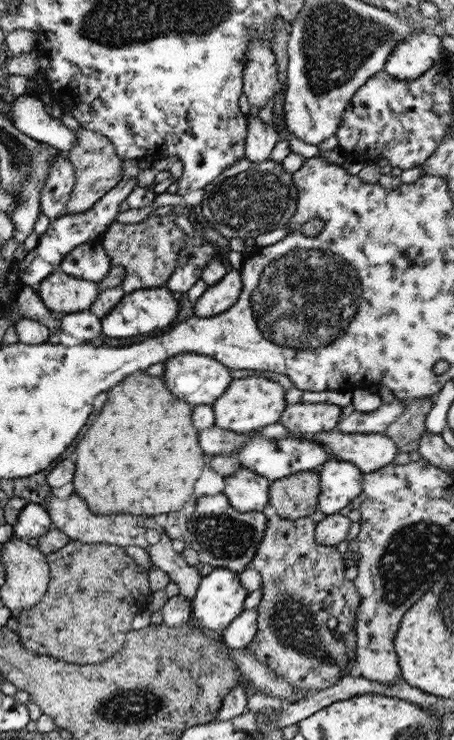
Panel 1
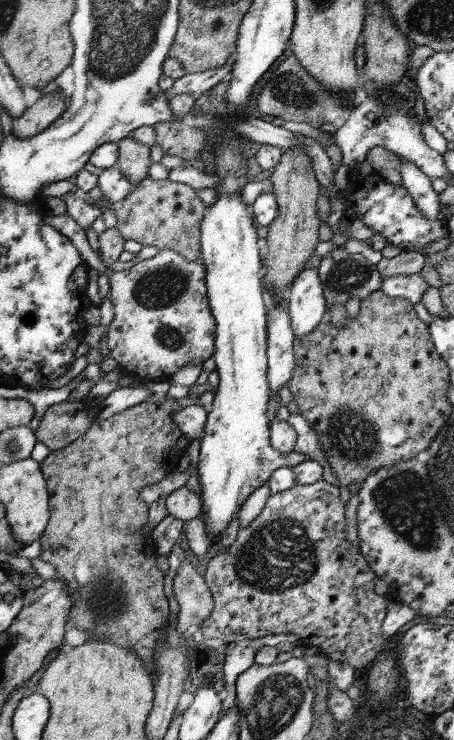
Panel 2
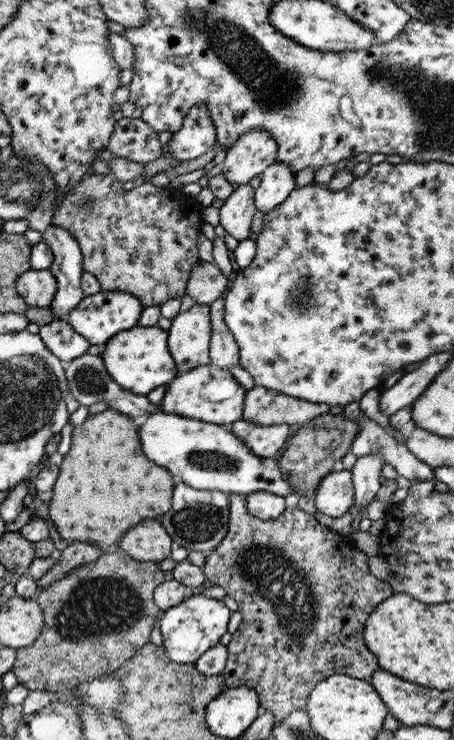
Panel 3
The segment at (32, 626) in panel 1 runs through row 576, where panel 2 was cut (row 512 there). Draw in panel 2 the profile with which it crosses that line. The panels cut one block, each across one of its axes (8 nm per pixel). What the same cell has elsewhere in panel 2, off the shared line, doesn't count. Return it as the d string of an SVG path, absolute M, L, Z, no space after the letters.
M168 398L163 403L153 403L149 401L141 402L133 407L127 408L118 414L114 414L106 420L98 418L94 421L89 429L74 442L71 442L67 447L50 451L48 456L40 462L42 474L47 482L47 491L49 494L49 504L51 507L50 522L47 524L46 530L39 538L41 544L41 554L45 560L51 562L55 567L55 578L62 580L69 592L71 607L67 616L68 625L78 630L88 632L90 636L101 637L104 641L122 646L132 650L145 664L148 666L148 671L153 672L153 654L155 646L159 641L159 634L163 626L168 622L169 605L168 605L168 571L164 571L164 564L160 564L160 555L148 556L148 552L144 552L144 548L140 544L142 540L142 529L148 526L148 506L138 499L140 491L145 486L158 483L168 474L176 471L180 458L187 452L187 448L191 443L181 430L173 423L171 414L180 409L174 400Z

